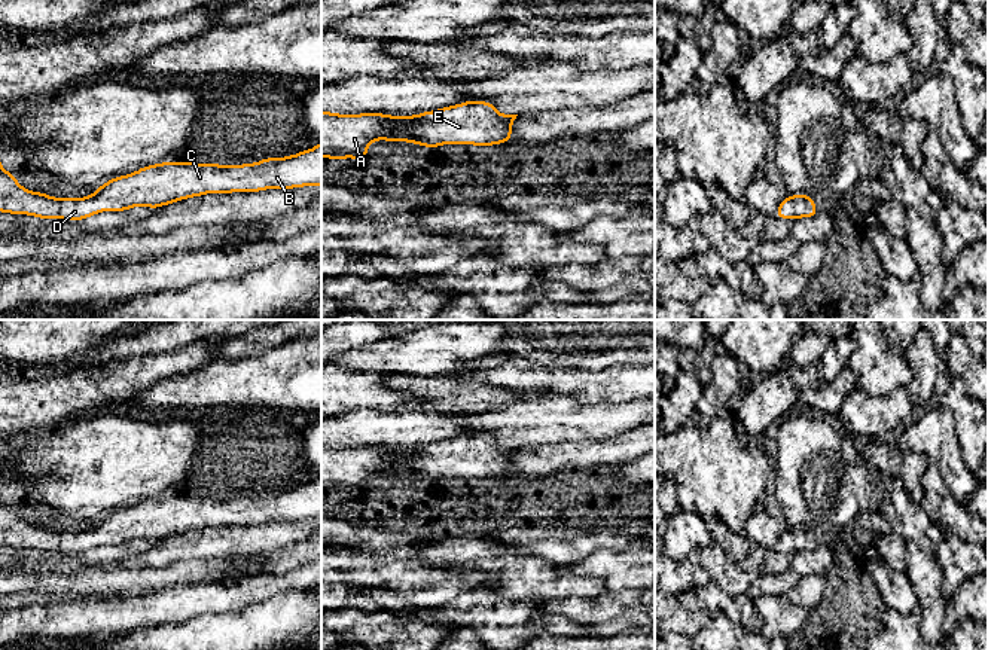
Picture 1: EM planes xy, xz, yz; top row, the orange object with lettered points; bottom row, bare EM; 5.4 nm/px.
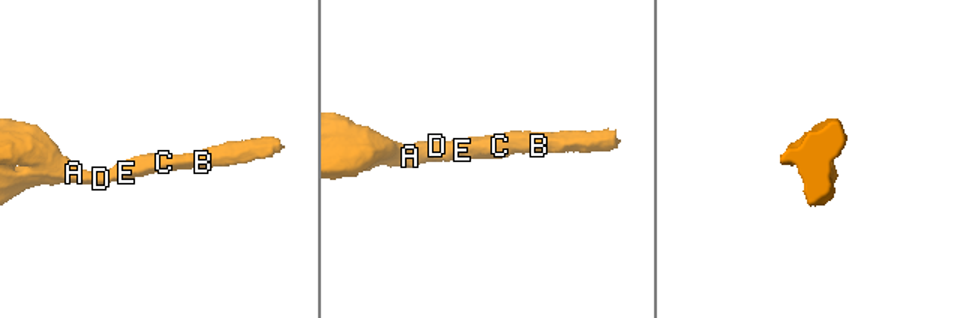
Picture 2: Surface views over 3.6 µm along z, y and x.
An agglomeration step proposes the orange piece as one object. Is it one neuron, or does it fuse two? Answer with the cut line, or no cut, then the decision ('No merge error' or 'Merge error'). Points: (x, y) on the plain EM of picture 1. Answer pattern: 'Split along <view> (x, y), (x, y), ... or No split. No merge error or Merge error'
No split. No merge error

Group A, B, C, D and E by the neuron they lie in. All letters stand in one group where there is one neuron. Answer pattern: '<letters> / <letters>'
A B C D E

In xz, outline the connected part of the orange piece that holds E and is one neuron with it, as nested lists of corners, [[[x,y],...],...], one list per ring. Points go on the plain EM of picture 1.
[[[464,434],[457,439],[448,439],[443,442],[424,445],[414,449],[390,449],[384,446],[360,446],[360,448],[339,448],[330,445],[321,445],[321,491],[330,491],[342,494],[347,489],[354,494],[368,491],[368,480],[372,474],[411,474],[418,479],[436,482],[440,477],[475,477],[475,479],[493,479],[501,477],[512,472],[512,455],[518,448],[501,448],[495,443],[494,437],[488,434]]]

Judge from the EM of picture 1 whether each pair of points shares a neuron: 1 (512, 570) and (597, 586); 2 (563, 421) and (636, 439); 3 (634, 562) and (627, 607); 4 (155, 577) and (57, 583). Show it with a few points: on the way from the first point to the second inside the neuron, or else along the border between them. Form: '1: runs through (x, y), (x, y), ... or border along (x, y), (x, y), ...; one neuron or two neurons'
1: runs through (533, 579), (563, 586), (576, 586); one neuron
2: border along (639, 426), (607, 438), (582, 441); two neurons
3: border along (606, 588), (636, 588), (639, 591); two neurons
4: runs through (131, 580), (81, 582); one neuron

